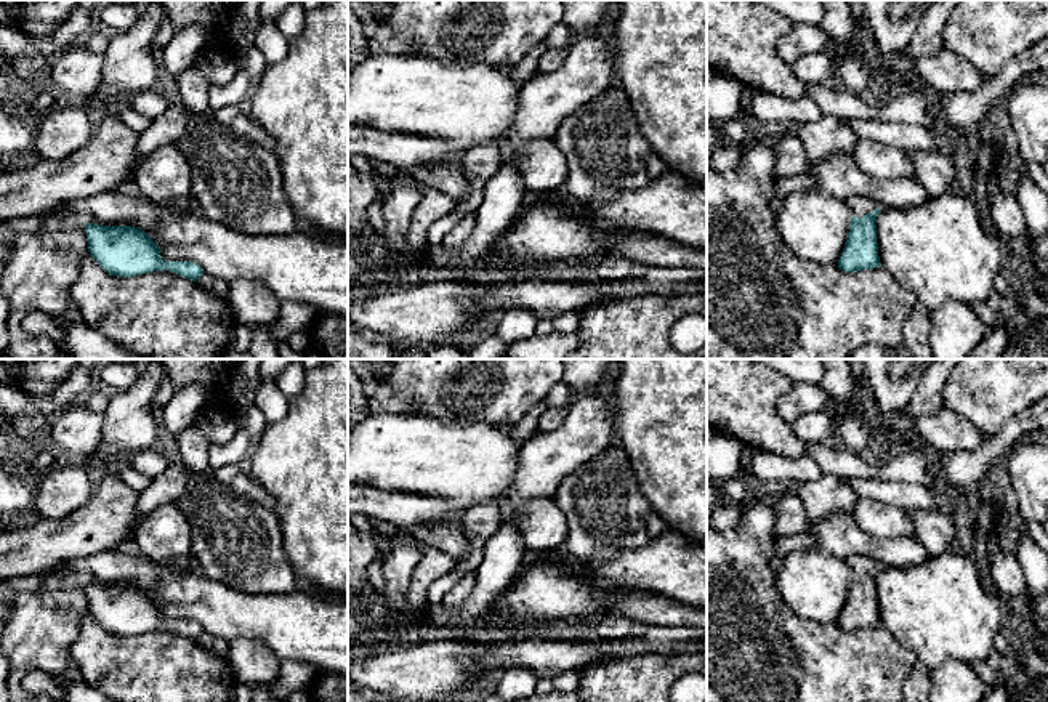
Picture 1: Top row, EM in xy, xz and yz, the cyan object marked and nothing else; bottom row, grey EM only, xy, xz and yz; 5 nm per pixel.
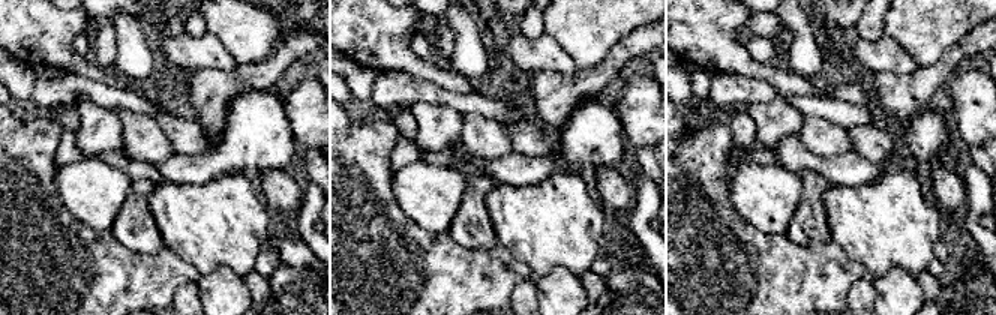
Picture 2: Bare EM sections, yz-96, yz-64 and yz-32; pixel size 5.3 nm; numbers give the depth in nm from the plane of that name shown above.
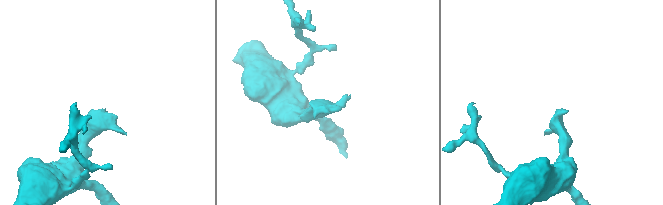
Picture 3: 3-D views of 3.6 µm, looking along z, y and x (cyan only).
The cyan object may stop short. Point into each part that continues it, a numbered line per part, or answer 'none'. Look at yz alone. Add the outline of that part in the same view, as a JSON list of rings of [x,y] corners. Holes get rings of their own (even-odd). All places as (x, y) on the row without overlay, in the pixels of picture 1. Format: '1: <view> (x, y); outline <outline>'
1: yz (859, 564); outline [[[854,556],[849,561],[854,575],[862,577],[865,572],[872,572],[875,567],[883,569],[880,563],[867,556]]]

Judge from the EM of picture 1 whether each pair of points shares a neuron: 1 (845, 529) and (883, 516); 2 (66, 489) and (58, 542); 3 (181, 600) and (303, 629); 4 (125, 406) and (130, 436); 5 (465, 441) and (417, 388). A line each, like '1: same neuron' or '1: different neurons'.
1: different neurons
2: different neurons
3: same neuron
4: same neuron
5: different neurons

